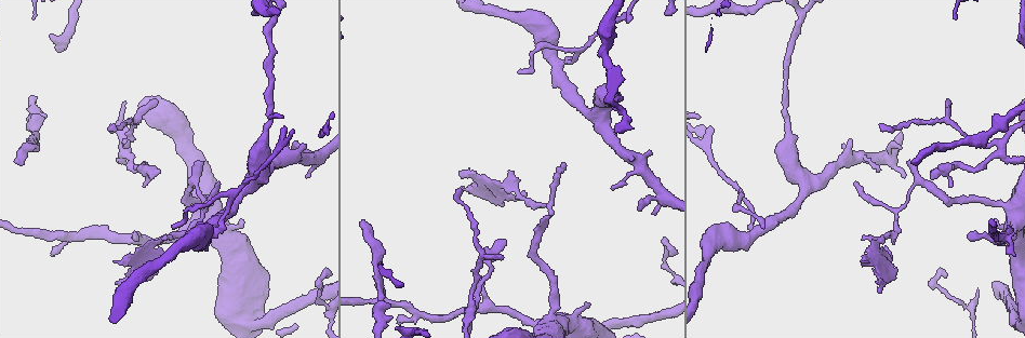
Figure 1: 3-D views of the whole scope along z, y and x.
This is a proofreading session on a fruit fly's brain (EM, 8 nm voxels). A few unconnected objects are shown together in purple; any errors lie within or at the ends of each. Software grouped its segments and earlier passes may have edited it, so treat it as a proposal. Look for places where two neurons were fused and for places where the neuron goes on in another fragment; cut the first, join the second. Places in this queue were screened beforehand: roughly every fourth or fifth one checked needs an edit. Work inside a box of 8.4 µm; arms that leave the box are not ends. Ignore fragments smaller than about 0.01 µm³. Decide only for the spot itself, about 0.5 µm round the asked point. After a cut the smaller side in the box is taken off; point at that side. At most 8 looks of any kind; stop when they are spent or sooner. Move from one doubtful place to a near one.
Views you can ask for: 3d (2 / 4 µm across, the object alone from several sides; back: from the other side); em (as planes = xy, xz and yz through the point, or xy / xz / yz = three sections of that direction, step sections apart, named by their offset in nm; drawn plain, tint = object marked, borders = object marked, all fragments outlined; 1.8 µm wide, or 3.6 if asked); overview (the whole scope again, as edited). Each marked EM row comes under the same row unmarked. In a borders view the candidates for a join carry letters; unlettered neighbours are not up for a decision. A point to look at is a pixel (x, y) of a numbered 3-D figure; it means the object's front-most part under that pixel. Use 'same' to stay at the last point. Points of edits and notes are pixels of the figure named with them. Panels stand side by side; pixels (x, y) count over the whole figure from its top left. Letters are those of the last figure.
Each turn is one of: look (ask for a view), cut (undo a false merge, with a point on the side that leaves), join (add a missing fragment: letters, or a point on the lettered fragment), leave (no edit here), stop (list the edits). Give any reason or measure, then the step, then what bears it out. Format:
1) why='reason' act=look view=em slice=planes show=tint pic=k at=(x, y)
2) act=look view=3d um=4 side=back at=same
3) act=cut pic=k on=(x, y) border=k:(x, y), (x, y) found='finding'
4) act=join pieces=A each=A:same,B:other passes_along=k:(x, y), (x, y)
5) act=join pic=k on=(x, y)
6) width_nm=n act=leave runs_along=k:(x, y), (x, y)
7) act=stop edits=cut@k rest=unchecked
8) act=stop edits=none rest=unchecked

why='thin end' act=look view=em slice=planes show=borders pic=1 at=(855, 181)

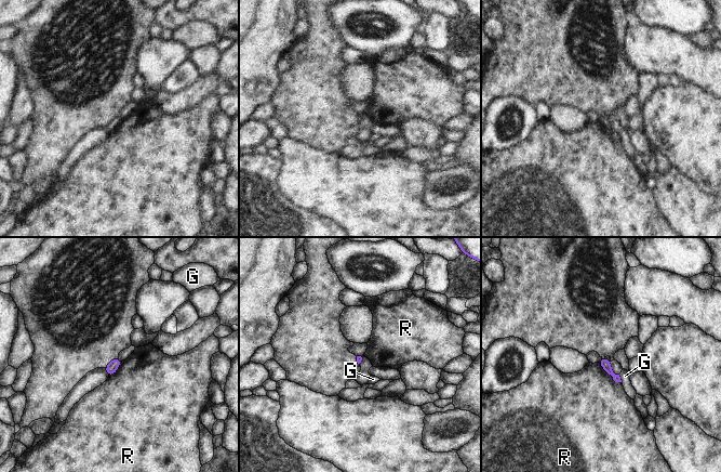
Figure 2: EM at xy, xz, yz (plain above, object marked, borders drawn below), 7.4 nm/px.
act=leave each=G:other,R:other found='none of them fits'

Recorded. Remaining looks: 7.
act=look view=3d um=4 pic=1 at=(459, 191)

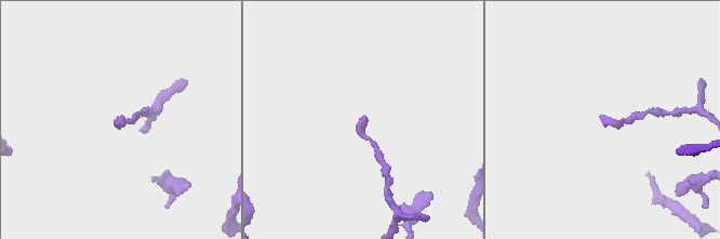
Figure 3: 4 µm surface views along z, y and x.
act=look view=em um=3.6 slice=planes show=borders pic=3 at=(601, 116)

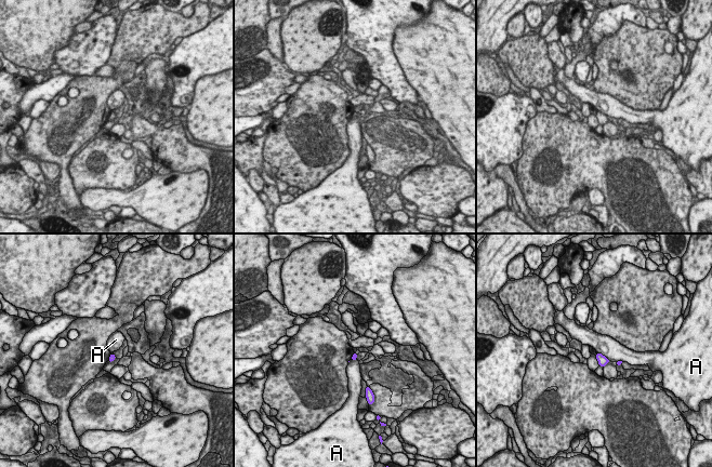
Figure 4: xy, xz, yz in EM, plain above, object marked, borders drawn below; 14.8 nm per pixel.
act=leave each=A:other border=4:(597, 352), (601, 352), (610, 360) found='none of them fits'

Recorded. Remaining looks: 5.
why='branch stops here' act=look view=em slice=planes show=borders pic=1 at=(15, 160)

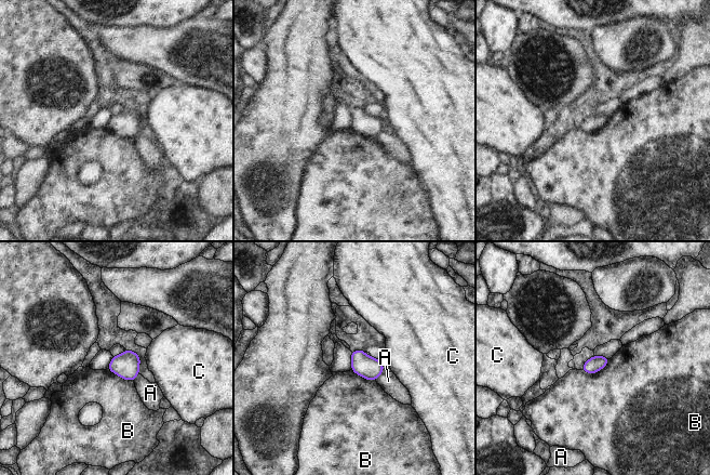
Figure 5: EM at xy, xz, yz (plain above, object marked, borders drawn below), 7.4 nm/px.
width_nm=120 act=leave each=A:other,B:other,C:other found='no lettered fragment goes on from it'

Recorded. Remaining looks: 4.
act=stop edits=none rest=unchecked

